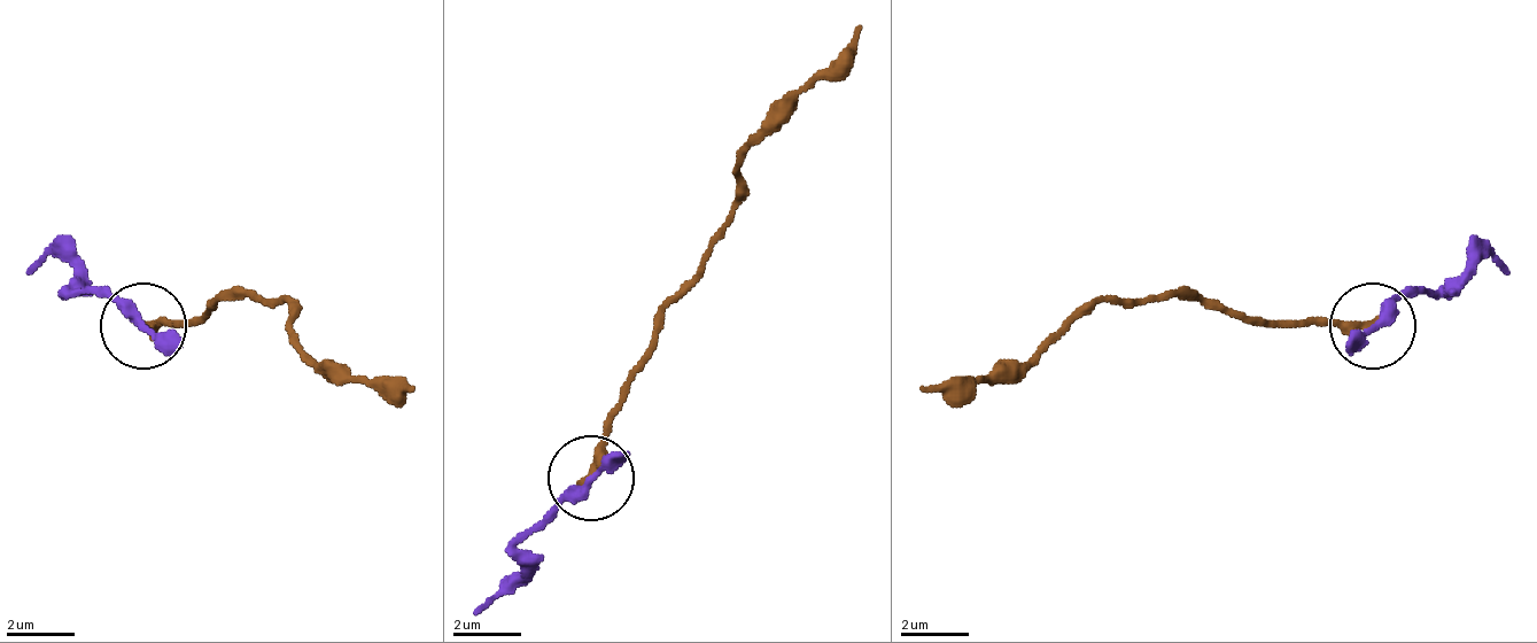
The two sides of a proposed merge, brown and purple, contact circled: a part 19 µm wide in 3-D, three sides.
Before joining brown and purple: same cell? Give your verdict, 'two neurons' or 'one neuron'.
one neuron

